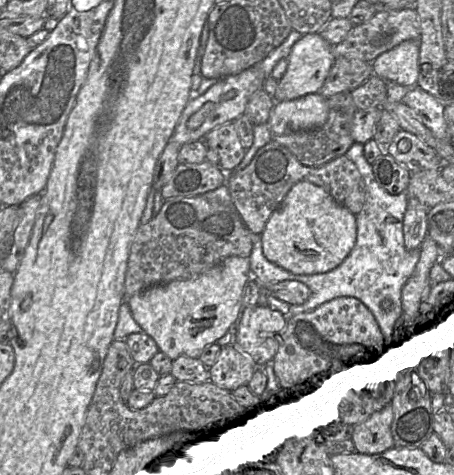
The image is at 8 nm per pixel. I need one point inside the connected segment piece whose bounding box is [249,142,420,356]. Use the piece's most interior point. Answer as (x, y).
(374, 273)

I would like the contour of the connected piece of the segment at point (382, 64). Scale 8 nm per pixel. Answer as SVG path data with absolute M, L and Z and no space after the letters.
M407 40L372 62L374 73L385 81L413 88L419 75L420 40Z

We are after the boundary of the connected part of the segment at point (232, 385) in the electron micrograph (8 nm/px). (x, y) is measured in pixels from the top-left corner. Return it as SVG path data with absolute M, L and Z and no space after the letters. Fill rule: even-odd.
M237 346L222 348L214 366L209 369L211 381L220 389L232 394L241 387L249 388L256 365Z

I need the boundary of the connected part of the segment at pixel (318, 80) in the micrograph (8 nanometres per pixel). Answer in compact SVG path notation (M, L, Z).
M319 33L303 35L292 47L287 57L288 66L273 96L275 102L295 100L308 94L318 94L335 62L332 45Z

